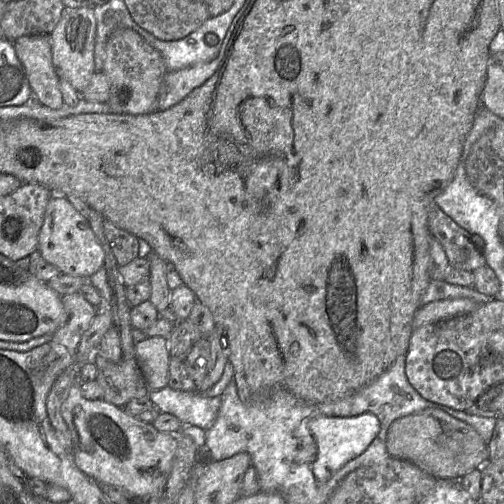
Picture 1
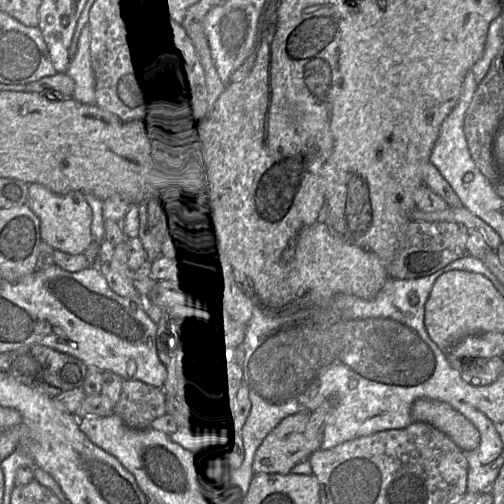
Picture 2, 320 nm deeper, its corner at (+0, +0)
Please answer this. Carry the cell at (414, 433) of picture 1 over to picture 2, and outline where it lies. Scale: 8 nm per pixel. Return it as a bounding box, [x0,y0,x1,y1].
[411,398,480,451]

